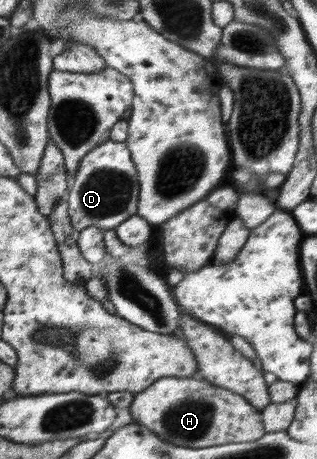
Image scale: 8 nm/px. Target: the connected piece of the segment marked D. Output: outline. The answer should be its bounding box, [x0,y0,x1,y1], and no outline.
[68,139,139,233]

